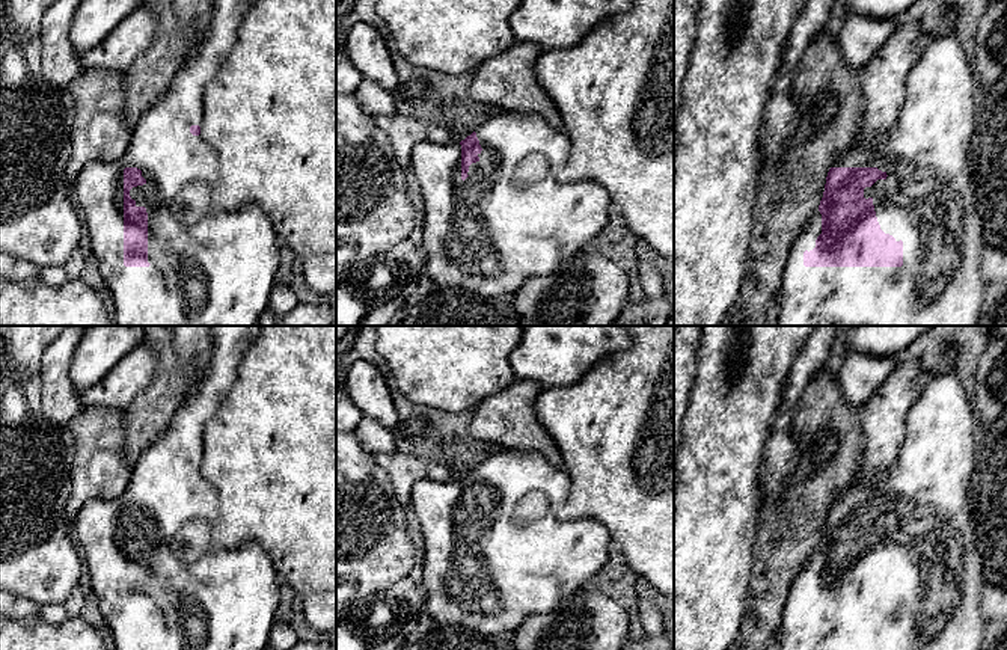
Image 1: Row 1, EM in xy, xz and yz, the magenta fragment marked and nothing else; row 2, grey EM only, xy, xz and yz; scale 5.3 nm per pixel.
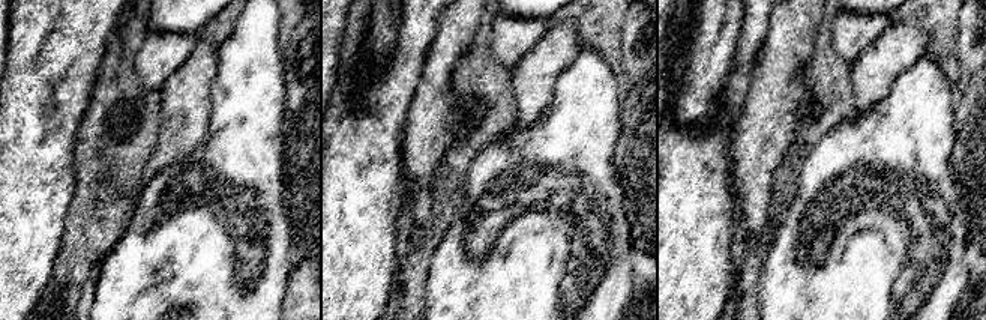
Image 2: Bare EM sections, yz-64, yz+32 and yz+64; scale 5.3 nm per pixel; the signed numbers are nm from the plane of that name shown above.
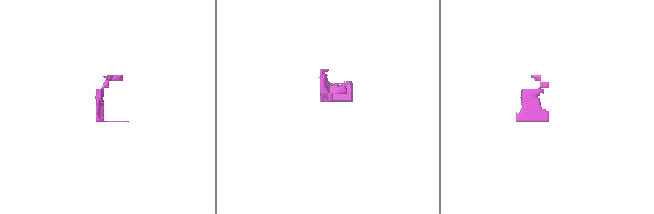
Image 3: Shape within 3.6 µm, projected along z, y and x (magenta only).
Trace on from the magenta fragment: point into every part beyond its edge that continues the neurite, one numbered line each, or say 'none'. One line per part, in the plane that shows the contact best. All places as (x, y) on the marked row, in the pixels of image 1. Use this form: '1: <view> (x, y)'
1: yz (927, 201)

